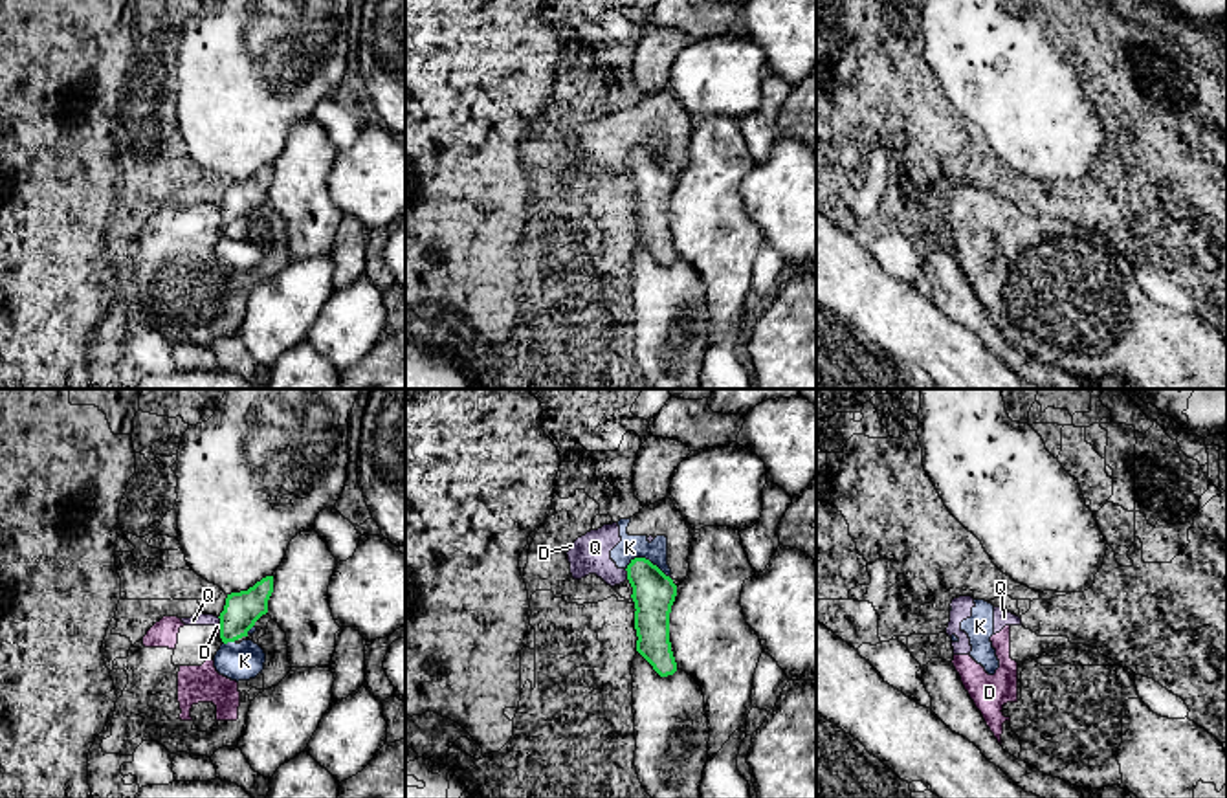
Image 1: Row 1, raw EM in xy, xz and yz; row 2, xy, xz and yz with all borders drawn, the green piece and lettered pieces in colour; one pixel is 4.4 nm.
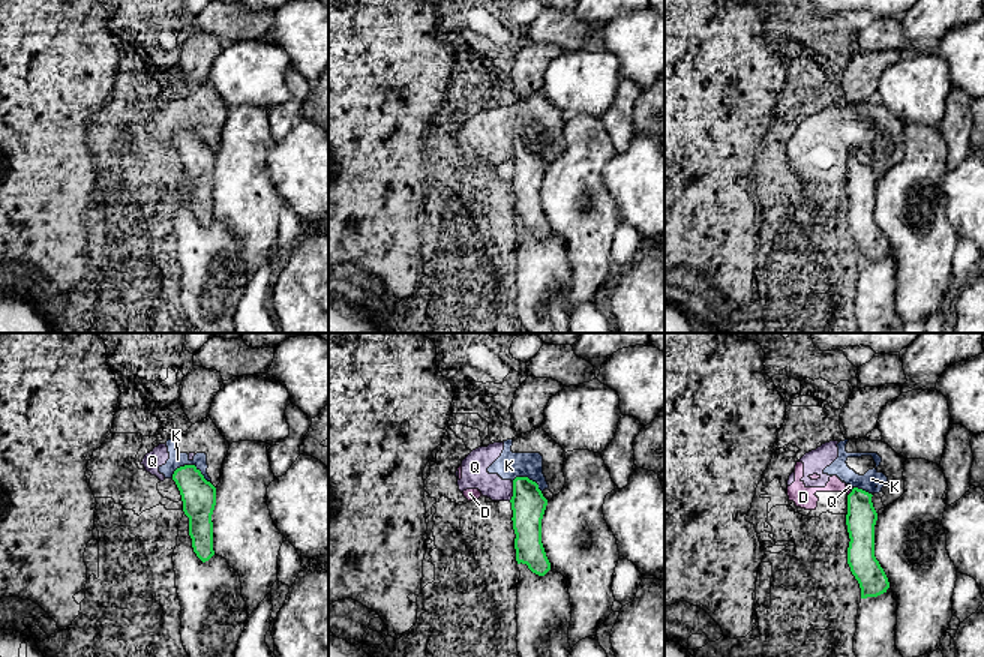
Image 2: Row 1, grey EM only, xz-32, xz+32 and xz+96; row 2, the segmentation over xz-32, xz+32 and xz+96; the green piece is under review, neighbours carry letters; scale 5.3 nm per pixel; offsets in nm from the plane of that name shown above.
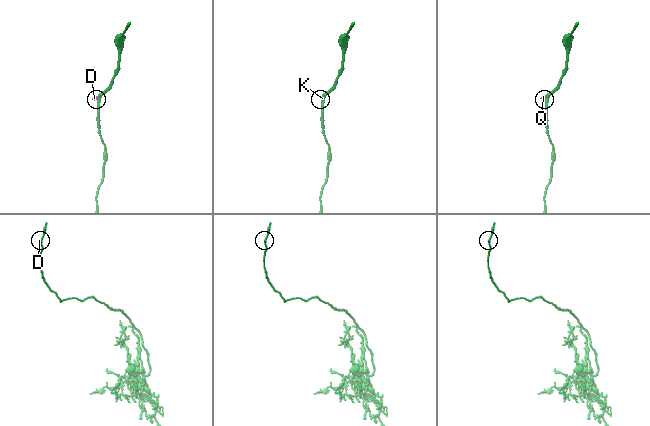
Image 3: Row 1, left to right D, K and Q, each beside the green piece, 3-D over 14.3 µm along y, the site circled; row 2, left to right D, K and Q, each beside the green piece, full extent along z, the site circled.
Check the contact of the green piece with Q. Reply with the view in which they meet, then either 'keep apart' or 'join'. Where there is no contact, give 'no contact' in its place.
contact in xz; keep apart

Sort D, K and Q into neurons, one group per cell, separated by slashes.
D K Q

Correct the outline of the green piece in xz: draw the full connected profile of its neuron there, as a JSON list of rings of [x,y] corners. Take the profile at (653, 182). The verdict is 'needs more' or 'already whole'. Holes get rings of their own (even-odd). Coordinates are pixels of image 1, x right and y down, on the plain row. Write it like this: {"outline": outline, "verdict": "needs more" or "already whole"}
{"outline": [[[646,147],[631,149],[625,160],[636,198],[636,240],[660,266],[673,264],[677,251],[669,231],[669,202],[677,185],[677,174]]], "verdict": "already whole"}

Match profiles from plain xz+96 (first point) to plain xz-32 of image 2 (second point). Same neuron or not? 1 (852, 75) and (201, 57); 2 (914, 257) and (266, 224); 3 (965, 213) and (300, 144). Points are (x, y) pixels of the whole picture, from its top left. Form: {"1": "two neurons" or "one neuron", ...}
{"1": "one neuron", "2": "one neuron", "3": "one neuron"}

